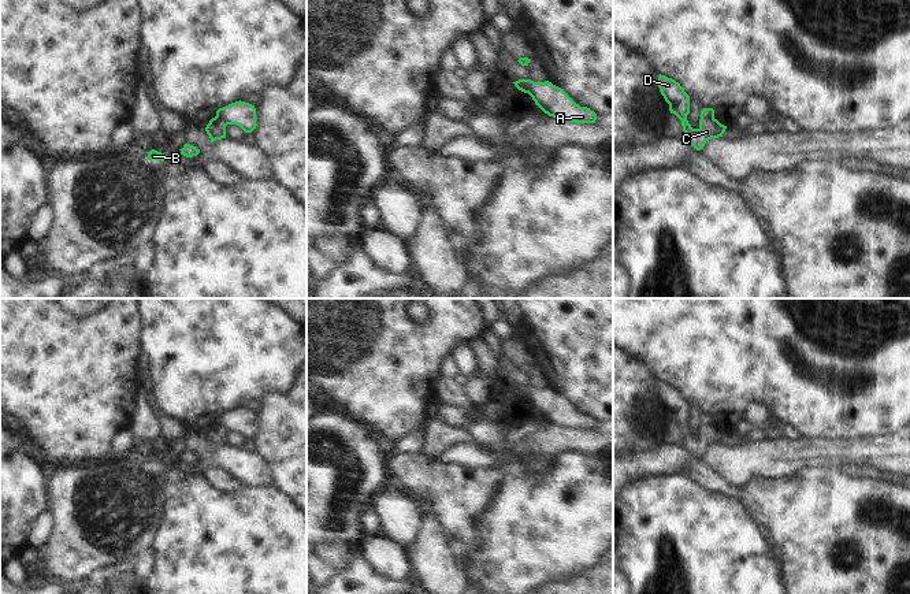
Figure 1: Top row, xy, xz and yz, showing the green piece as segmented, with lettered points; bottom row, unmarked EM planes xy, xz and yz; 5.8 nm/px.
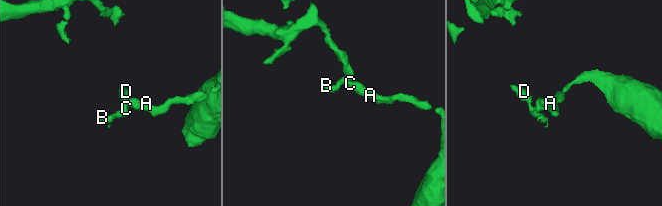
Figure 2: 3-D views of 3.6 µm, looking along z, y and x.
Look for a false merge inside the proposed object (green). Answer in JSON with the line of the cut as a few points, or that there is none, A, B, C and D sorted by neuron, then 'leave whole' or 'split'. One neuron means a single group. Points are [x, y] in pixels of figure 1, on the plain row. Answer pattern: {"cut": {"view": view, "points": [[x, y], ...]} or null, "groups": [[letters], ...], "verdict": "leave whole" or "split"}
{"cut": {"view": "xz", "points": [[530, 386], [523, 390], [528, 398]]}, "groups": [["A"], ["B", "C", "D"]], "verdict": "split"}

